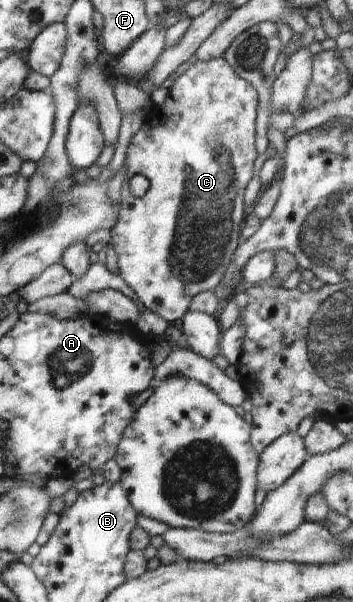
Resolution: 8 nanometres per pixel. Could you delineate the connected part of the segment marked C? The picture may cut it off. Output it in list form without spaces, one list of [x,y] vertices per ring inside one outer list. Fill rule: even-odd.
[[[217,57],[210,61],[199,59],[192,65],[181,69],[168,83],[168,95],[162,104],[154,104],[148,112],[143,125],[130,139],[125,156],[125,180],[120,188],[121,200],[118,208],[118,219],[112,226],[111,236],[115,252],[118,258],[120,277],[127,286],[137,294],[139,302],[149,308],[151,312],[159,314],[169,323],[177,323],[180,318],[190,309],[191,301],[197,294],[205,291],[213,291],[225,276],[225,271],[232,261],[235,249],[241,243],[241,227],[248,215],[244,205],[244,192],[247,183],[254,176],[254,162],[259,154],[256,152],[256,114],[258,96],[256,90],[246,80],[235,74],[224,57]],[[136,174],[143,174],[149,180],[149,189],[142,197],[132,197],[126,182]]]

